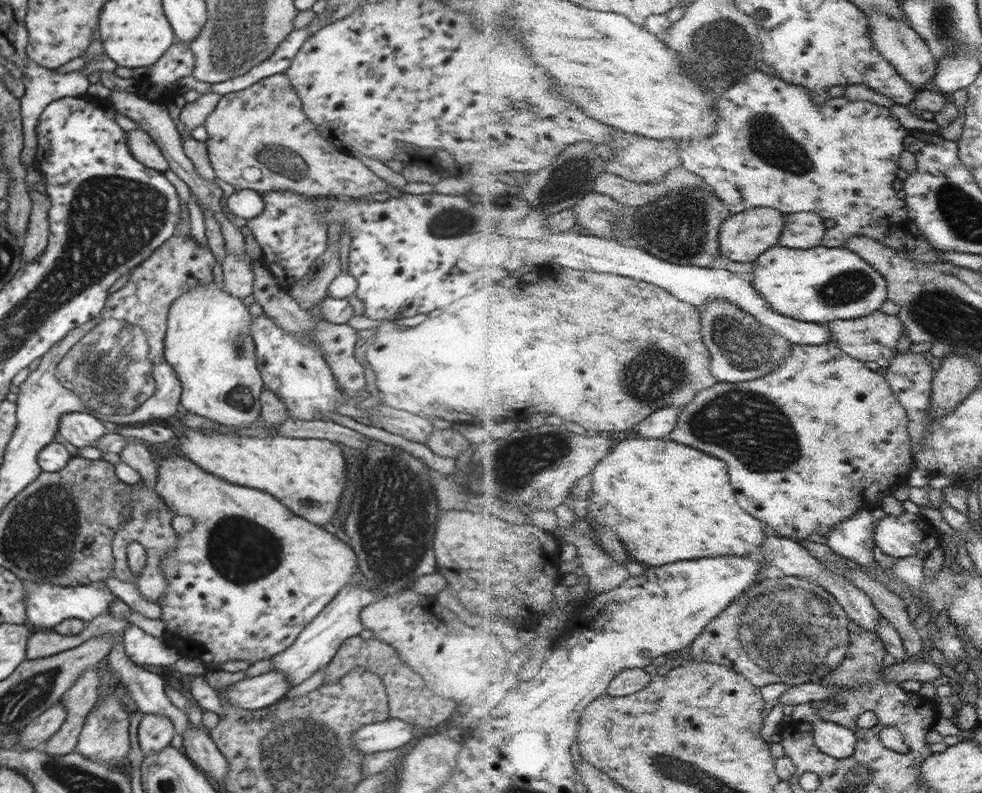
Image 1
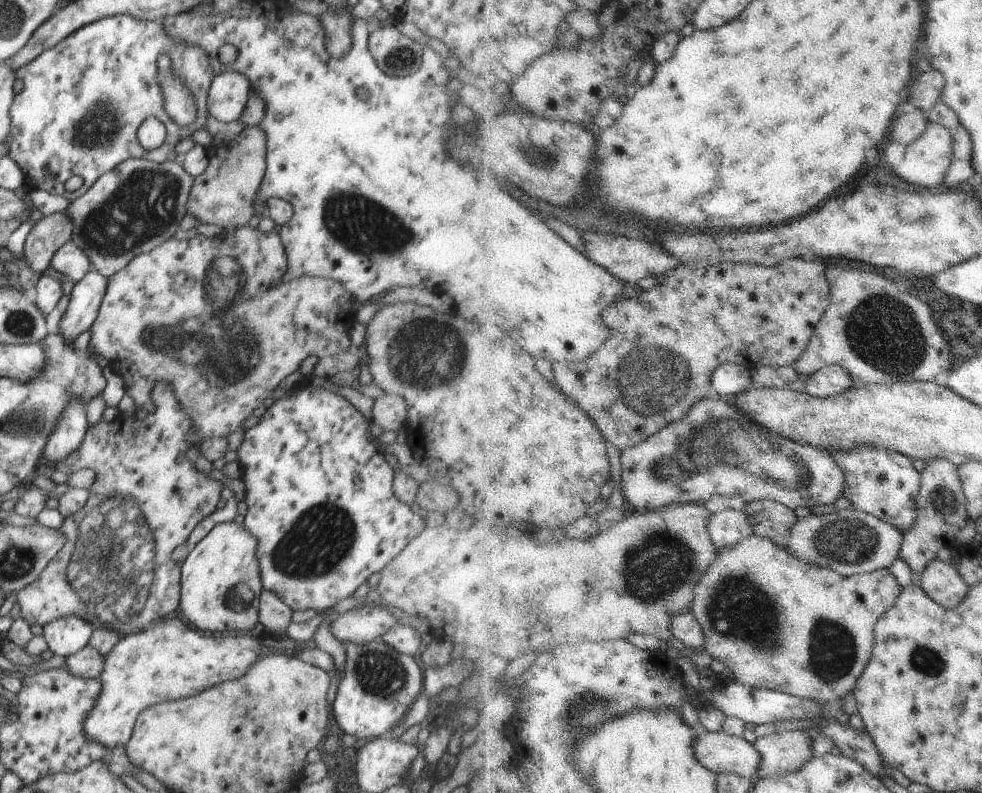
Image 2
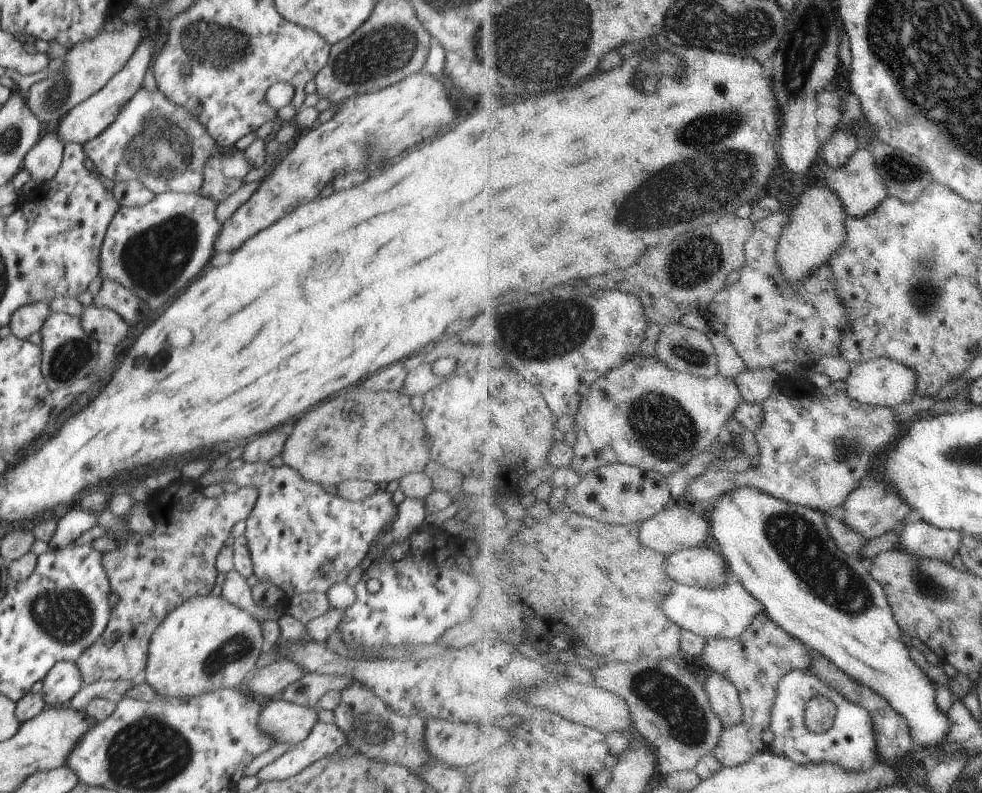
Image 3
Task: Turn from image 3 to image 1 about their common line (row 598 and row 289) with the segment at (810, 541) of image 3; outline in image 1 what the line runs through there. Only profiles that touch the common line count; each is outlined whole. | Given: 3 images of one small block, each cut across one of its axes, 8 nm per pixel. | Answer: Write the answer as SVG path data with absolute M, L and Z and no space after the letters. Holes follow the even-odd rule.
M780 244L778 247L772 247L754 262L754 274L756 290L760 290L760 294L766 297L772 308L802 322L828 325L840 319L863 318L877 313L889 300L889 280L886 275L847 246L830 248L820 245L804 250Z

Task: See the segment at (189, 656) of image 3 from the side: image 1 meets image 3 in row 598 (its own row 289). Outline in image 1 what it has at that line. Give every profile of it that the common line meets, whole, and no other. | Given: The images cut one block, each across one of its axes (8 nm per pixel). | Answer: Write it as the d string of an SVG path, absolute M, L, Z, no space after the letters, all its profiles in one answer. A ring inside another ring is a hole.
M210 281L196 285L182 294L168 312L168 330L164 338L164 357L173 367L181 382L181 409L226 426L242 426L260 418L261 402L259 396L263 380L256 366L256 349L250 336L252 314L242 298L234 298L224 292L223 282Z

